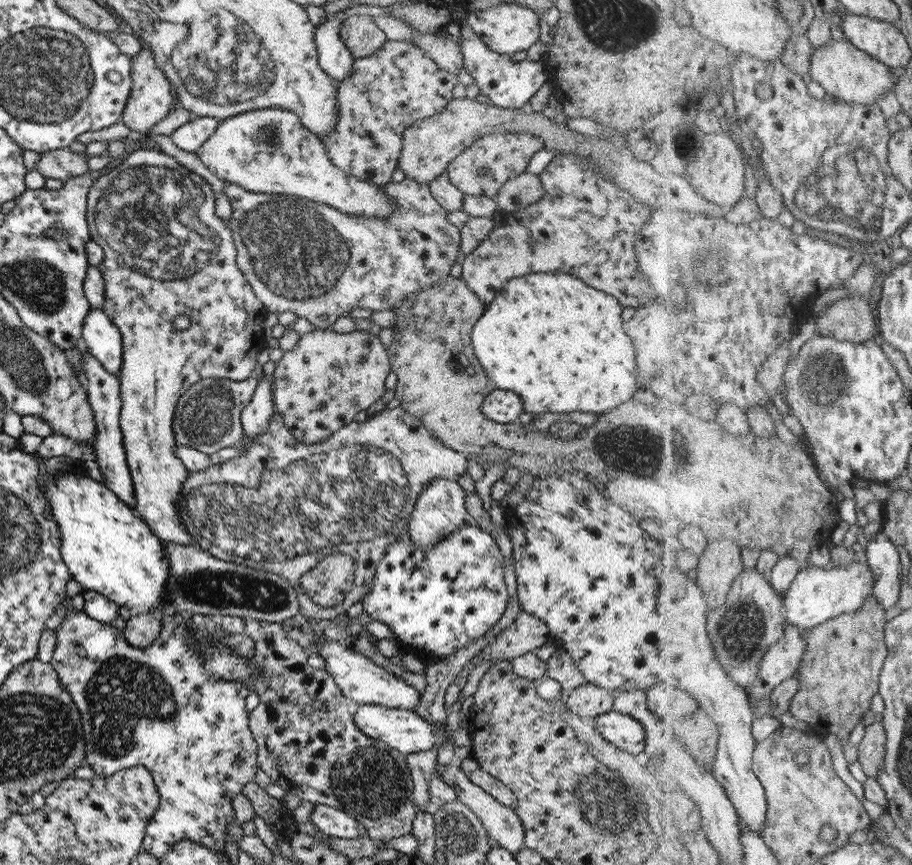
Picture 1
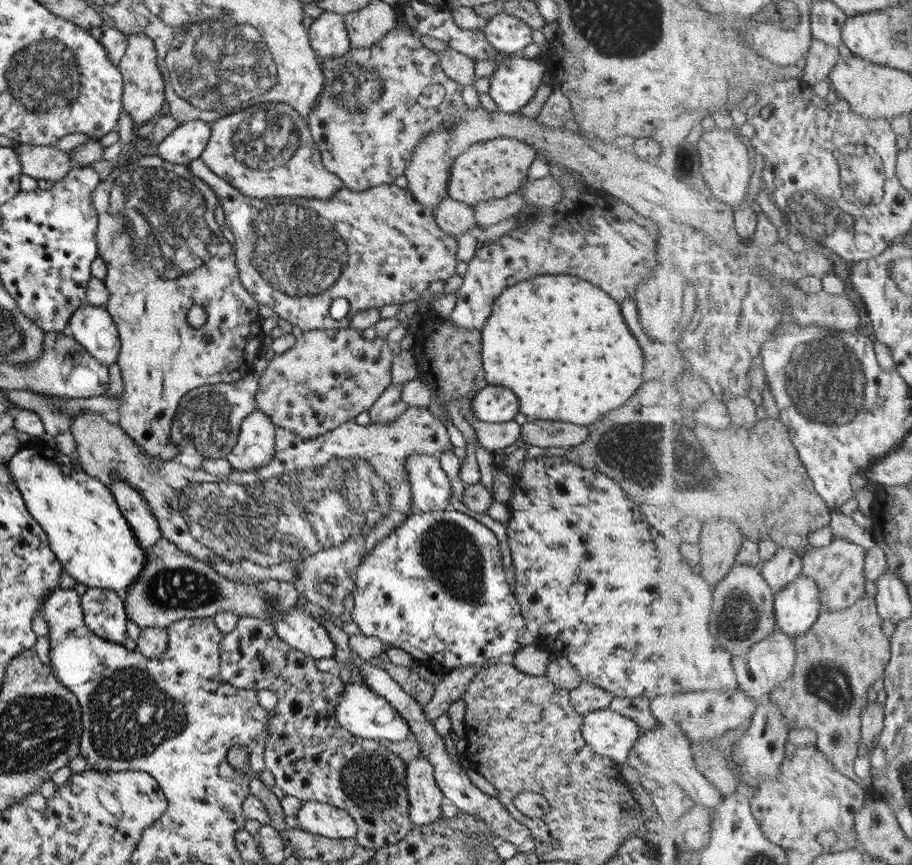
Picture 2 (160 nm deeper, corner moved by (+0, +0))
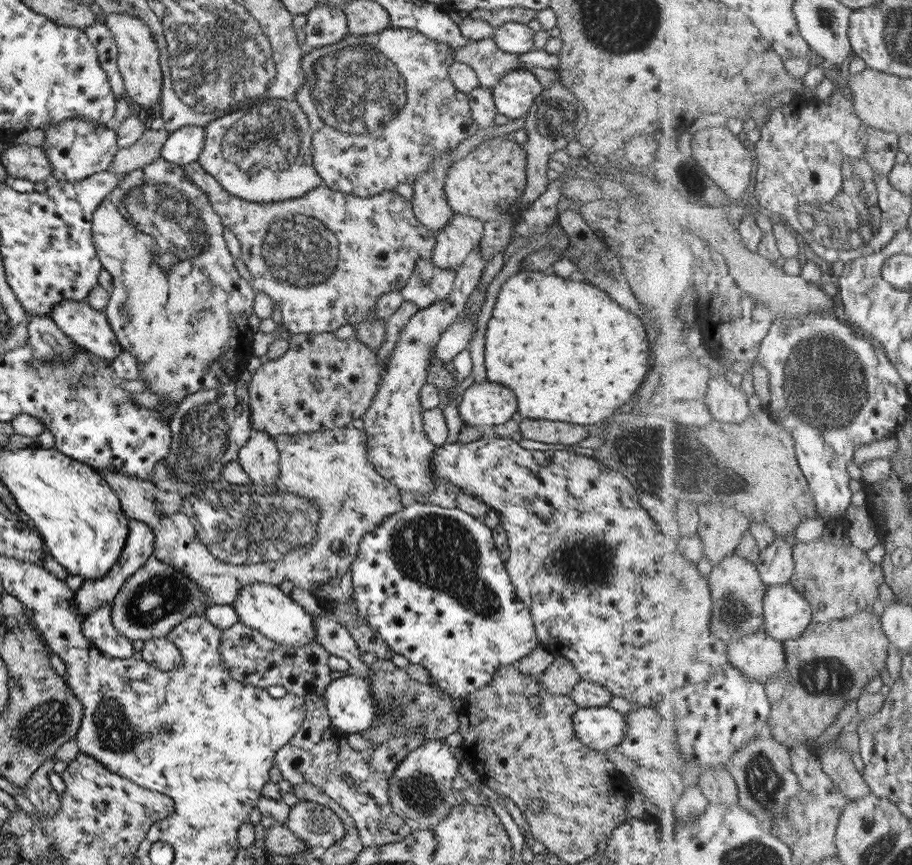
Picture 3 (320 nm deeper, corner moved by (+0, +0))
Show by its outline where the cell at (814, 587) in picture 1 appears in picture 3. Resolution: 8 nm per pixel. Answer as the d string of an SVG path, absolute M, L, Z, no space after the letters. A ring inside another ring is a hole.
M793 584L768 586L764 598L765 630L780 641L799 638L813 622L814 607Z

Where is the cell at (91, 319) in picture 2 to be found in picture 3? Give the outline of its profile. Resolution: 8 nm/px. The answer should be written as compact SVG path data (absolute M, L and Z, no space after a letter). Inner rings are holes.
M60 300L48 314L56 327L81 349L90 350L99 358L113 360L119 353L117 339L102 311L93 310L85 301Z

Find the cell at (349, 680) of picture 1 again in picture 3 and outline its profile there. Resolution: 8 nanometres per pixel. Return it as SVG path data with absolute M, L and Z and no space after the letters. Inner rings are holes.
M251 583L242 586L230 604L241 624L260 632L265 638L285 646L297 646L315 641L312 617L277 585Z

